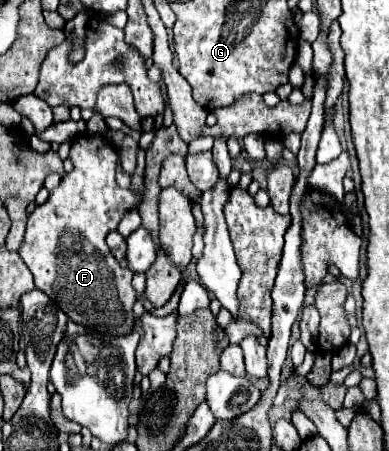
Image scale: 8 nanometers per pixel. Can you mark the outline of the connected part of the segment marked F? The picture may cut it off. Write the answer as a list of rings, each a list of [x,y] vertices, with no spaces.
[[[77,138],[71,146],[69,158],[73,160],[73,172],[63,176],[59,188],[49,196],[49,200],[43,206],[37,206],[33,214],[29,214],[25,242],[23,250],[19,250],[19,256],[31,270],[35,288],[43,290],[73,322],[101,334],[127,336],[131,334],[135,322],[133,304],[137,292],[131,286],[131,270],[115,260],[109,246],[105,244],[105,236],[109,234],[109,230],[115,230],[119,226],[125,212],[137,208],[143,202],[143,192],[119,188],[119,184],[115,182],[117,152],[105,138]]]

